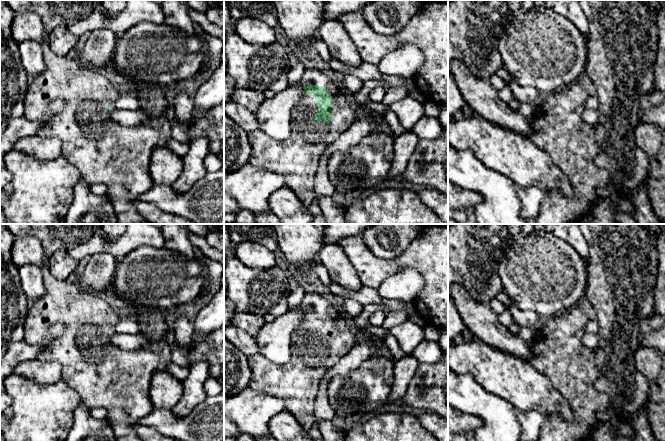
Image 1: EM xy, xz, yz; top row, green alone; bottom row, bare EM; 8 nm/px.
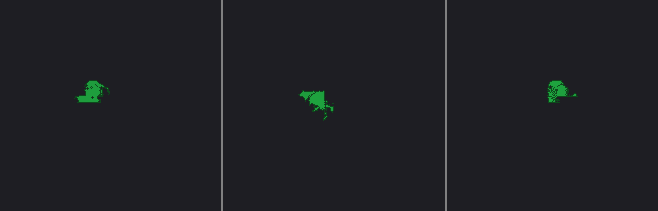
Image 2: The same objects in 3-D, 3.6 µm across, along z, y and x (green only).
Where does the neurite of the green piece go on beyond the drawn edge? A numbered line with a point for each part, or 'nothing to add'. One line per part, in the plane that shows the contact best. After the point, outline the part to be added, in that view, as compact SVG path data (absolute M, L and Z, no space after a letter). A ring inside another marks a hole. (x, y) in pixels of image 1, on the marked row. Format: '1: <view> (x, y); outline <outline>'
1: xz (296, 158); outline M306 64L301 79L292 85L324 86L332 96L333 119L328 124L321 121L313 123L312 120L316 119L315 114L318 112L316 99L313 94L303 95L291 112L291 135L287 139L275 140L258 129L248 133L251 148L249 163L283 176L286 186L306 207L309 207L316 199L314 180L323 152L335 137L346 132L357 121L359 110L348 101L340 85L320 64Z

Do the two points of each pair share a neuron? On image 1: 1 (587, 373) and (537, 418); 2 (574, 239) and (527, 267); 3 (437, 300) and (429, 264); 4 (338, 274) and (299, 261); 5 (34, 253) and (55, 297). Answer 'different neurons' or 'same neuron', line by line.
1: different neurons
2: different neurons
3: same neuron
4: same neuron
5: different neurons

